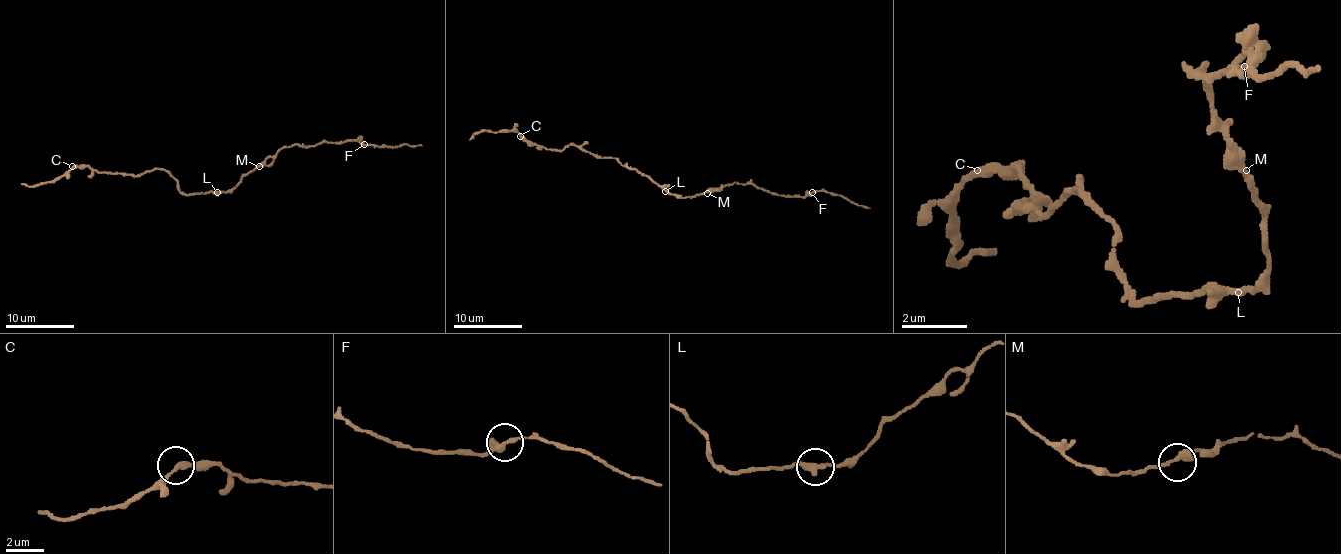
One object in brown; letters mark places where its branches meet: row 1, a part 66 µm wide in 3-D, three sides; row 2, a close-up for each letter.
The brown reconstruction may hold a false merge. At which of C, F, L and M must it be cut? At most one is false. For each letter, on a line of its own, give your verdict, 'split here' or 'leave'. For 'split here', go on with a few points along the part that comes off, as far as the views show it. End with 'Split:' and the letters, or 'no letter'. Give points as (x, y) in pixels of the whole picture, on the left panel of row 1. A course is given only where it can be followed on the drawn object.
C: leave
F: leave
L: leave
M: leave
Split: no letter

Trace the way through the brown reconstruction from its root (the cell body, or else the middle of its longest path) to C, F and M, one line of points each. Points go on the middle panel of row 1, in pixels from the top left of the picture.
C: (665, 189), (615, 158), (594, 156), (574, 144), (567, 144), (562, 150), (546, 150), (529, 144), (520, 136)
F: (665, 189), (684, 198), (738, 182), (755, 184), (786, 196), (807, 196), (812, 193)
M: (665, 189), (682, 198), (707, 193)

